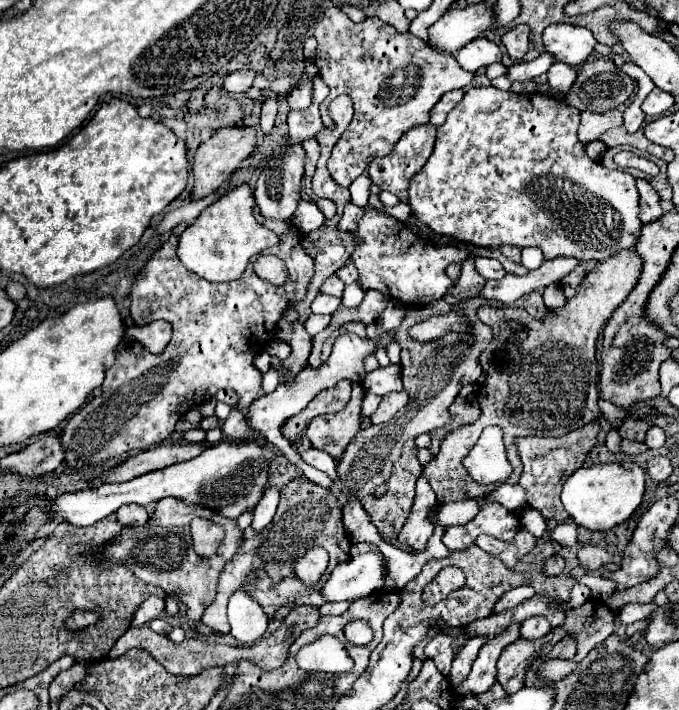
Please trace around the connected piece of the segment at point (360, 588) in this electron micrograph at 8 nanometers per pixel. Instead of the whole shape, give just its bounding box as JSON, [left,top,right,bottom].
[318,554,384,602]

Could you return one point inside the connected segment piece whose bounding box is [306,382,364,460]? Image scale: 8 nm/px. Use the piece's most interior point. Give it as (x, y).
(332, 434)

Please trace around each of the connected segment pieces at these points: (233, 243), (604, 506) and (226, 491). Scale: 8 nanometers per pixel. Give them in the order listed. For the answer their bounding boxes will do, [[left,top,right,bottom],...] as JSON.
[[178,182,278,282],[562,462,646,530],[50,442,272,526]]

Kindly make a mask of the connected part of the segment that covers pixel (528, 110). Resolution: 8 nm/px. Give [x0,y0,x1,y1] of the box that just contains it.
[408,88,640,262]

